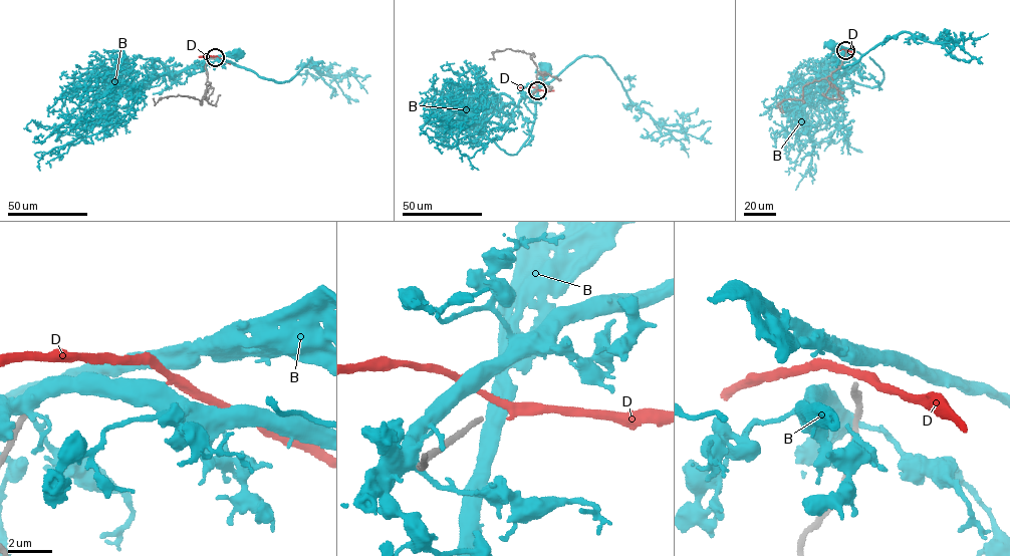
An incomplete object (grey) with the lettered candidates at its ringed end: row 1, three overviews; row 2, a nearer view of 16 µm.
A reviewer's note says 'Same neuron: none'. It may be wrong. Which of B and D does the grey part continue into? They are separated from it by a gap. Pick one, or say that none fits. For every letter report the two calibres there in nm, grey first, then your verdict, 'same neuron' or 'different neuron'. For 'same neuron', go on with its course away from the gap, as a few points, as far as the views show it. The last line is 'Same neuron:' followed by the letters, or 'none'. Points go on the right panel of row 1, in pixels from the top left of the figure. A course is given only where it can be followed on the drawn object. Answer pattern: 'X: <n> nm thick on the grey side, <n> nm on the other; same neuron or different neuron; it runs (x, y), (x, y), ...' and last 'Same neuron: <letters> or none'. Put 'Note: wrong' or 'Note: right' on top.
Note: wrong
B: 240 nm thick on the grey side, 700 nm on the other; different neuron
D: 240 nm thick on the grey side, 300 nm on the other; same neuron
Same neuron: D

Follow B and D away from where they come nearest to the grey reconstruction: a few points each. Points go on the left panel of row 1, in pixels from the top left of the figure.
B: (216, 58), (236, 64), (237, 53)
D: (217, 57), (199, 57)

